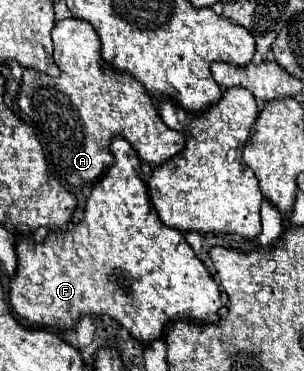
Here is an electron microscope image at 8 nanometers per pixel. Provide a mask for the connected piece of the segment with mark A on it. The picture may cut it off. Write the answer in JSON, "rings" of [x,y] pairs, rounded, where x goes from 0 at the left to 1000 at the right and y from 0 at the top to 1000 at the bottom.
{"rings":[[[250,46],[191,57],[171,78],[171,111],[178,111],[178,170],[197,181],[197,202],[158,208],[151,197],[118,186],[79,186],[72,229],[59,251],[59,283],[105,326],[118,364],[138,385],[138,402],[151,412],[158,450],[184,482],[197,482],[230,504],[303,499],[375,439],[355,391],[382,364],[401,364],[414,380],[428,380],[447,412],[507,450],[599,407],[612,385],[612,364],[559,342],[539,342],[500,261],[487,256],[487,245],[467,235],[461,218],[447,224],[447,213],[428,197],[382,191],[355,170],[342,170],[329,148],[329,100],[289,57],[276,62],[270,51]]]}

